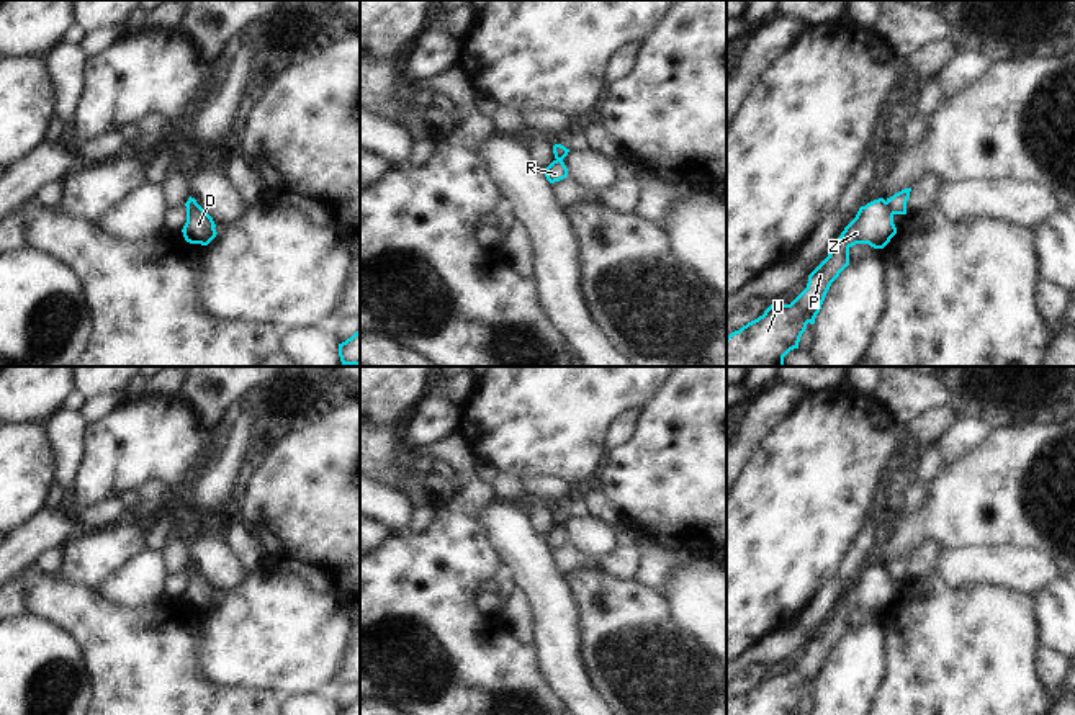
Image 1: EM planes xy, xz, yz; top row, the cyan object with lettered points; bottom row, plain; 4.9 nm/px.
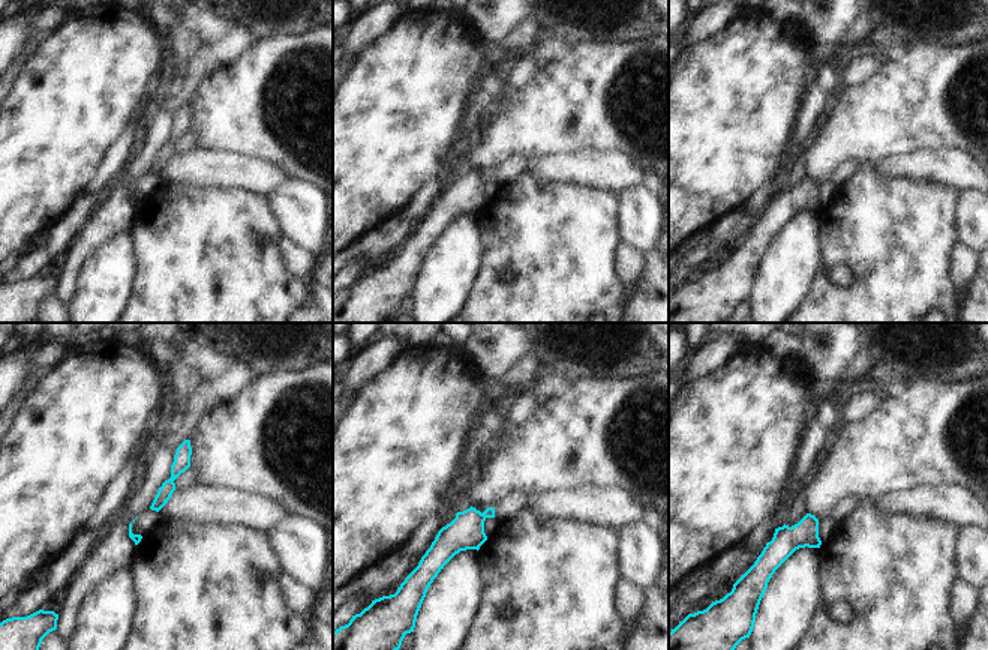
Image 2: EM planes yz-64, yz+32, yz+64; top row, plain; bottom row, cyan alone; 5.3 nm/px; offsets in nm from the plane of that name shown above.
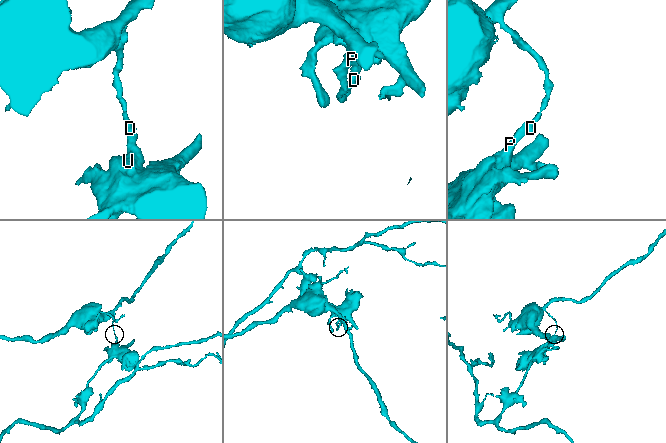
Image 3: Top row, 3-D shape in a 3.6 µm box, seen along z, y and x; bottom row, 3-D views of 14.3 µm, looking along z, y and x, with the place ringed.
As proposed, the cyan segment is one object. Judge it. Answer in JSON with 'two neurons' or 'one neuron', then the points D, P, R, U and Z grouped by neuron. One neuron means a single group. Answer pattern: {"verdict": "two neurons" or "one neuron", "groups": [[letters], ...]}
{"verdict": "two neurons", "groups": [["D", "P", "U", "Z"], ["R"]]}

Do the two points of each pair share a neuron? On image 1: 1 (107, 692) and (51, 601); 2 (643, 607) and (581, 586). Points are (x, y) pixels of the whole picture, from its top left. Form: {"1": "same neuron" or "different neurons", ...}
{"1": "same neuron", "2": "same neuron"}

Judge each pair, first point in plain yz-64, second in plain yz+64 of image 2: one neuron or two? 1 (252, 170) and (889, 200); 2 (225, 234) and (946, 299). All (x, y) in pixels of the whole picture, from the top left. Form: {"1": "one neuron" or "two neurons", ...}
{"1": "two neurons", "2": "one neuron"}

